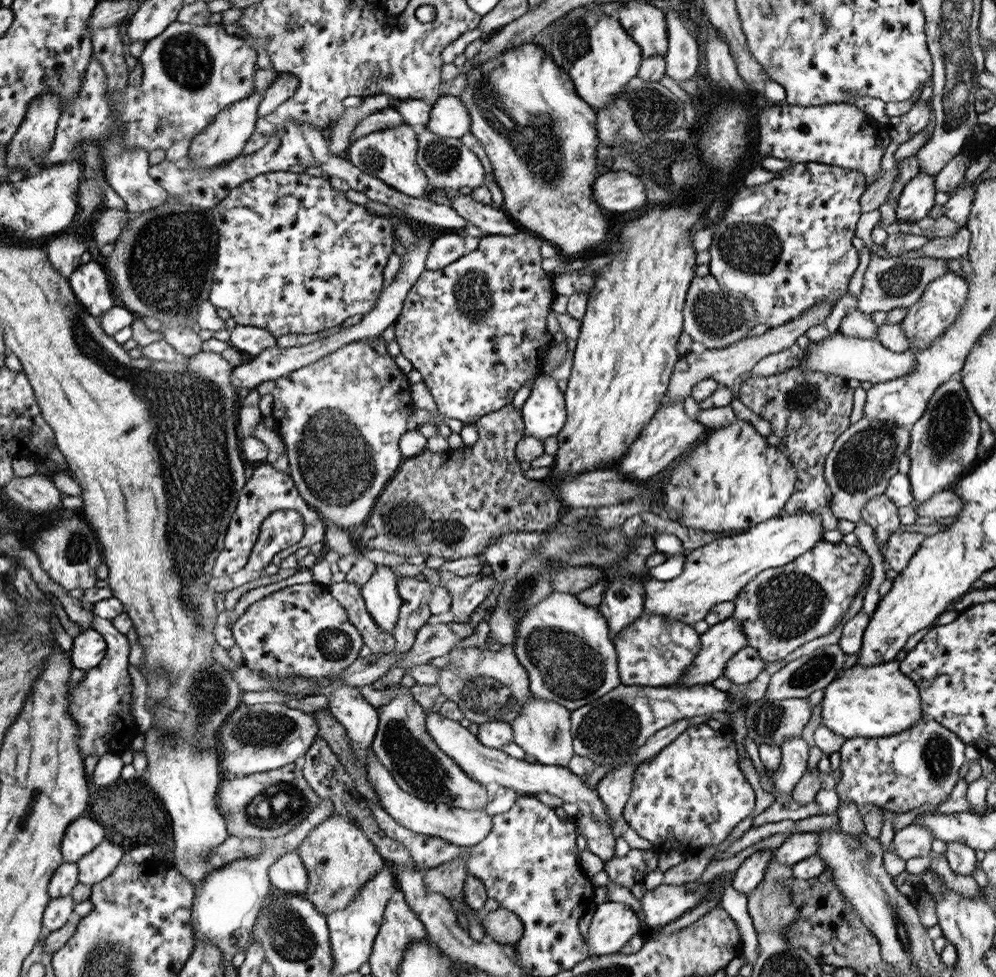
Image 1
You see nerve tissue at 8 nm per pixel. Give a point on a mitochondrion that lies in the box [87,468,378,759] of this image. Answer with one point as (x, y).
(206, 696)

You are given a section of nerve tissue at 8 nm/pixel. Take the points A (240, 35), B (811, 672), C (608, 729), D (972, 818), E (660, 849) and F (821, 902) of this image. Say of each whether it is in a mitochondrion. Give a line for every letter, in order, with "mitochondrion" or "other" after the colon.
A: other
B: mitochondrion
C: mitochondrion
D: other
E: other
F: other

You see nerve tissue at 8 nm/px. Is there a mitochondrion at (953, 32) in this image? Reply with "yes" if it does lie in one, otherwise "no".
yes

